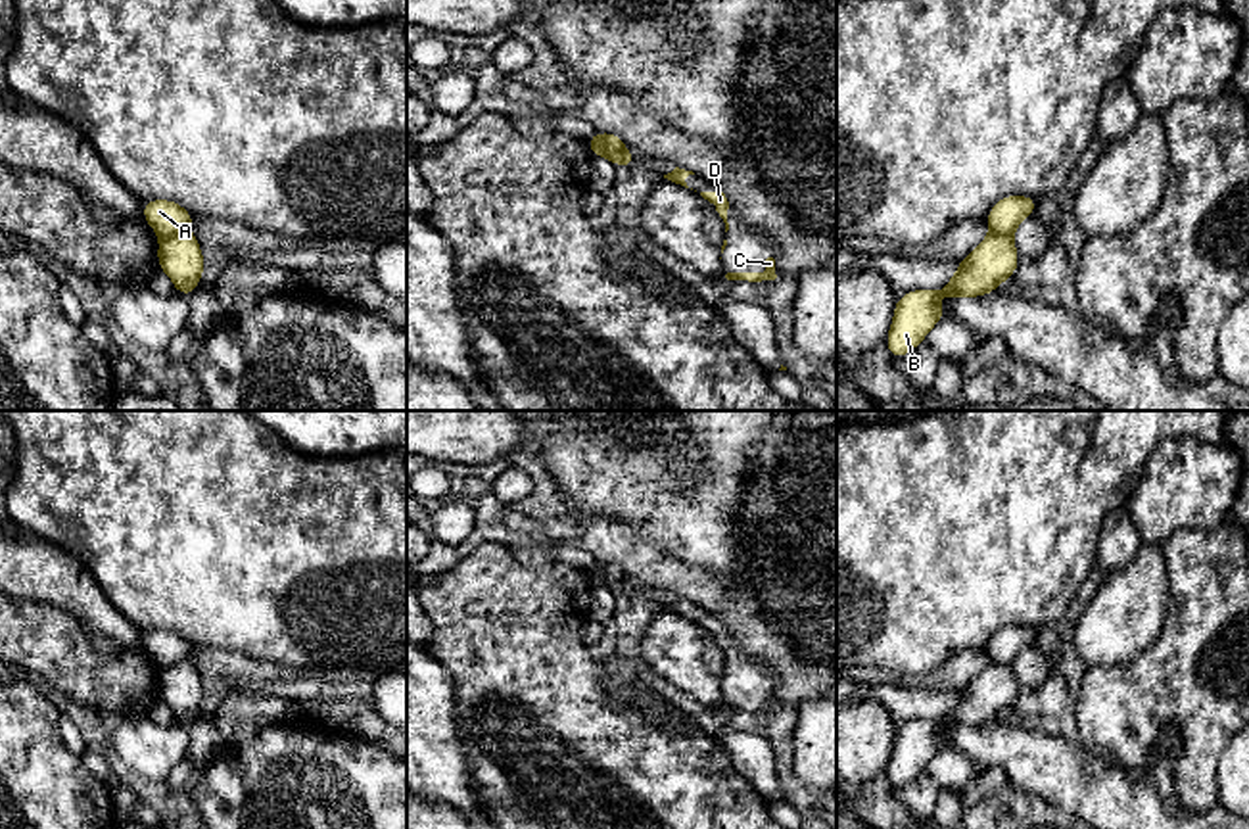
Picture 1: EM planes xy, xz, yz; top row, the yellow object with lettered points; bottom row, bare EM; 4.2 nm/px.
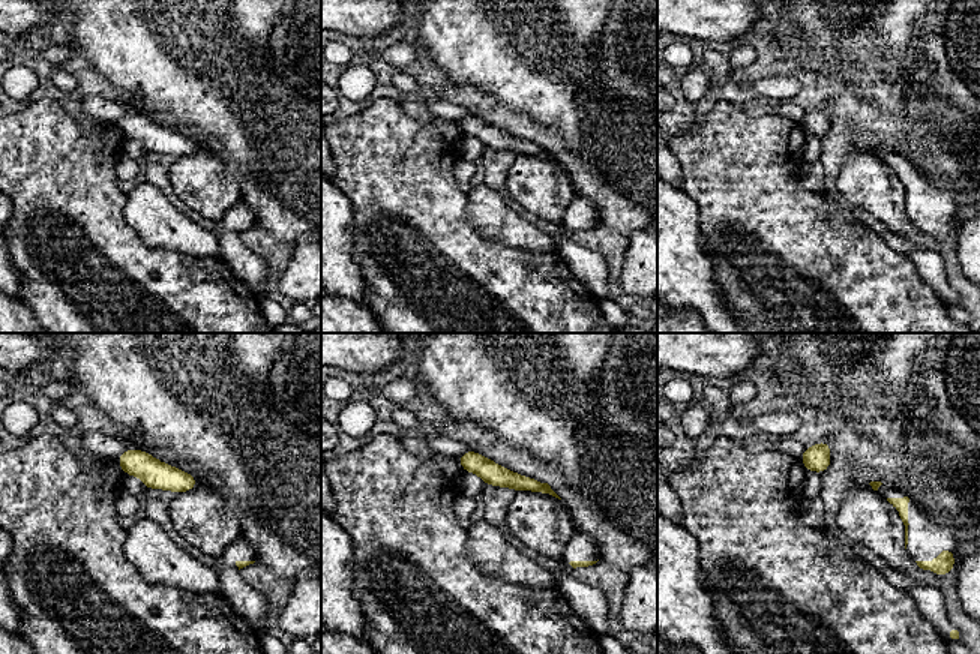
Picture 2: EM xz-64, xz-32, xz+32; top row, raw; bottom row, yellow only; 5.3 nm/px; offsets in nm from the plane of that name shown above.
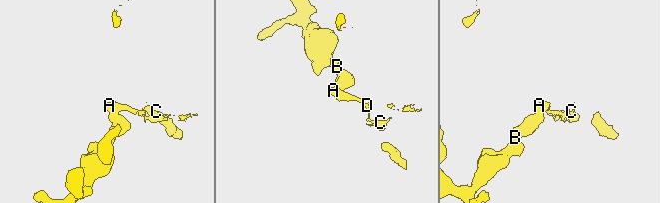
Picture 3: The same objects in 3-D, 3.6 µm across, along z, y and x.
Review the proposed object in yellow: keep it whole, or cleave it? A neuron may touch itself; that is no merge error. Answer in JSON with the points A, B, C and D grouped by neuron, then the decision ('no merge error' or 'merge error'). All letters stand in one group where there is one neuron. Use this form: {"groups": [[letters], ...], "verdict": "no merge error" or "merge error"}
{"groups": [["A", "C", "D"], ["B"]], "verdict": "merge error"}

